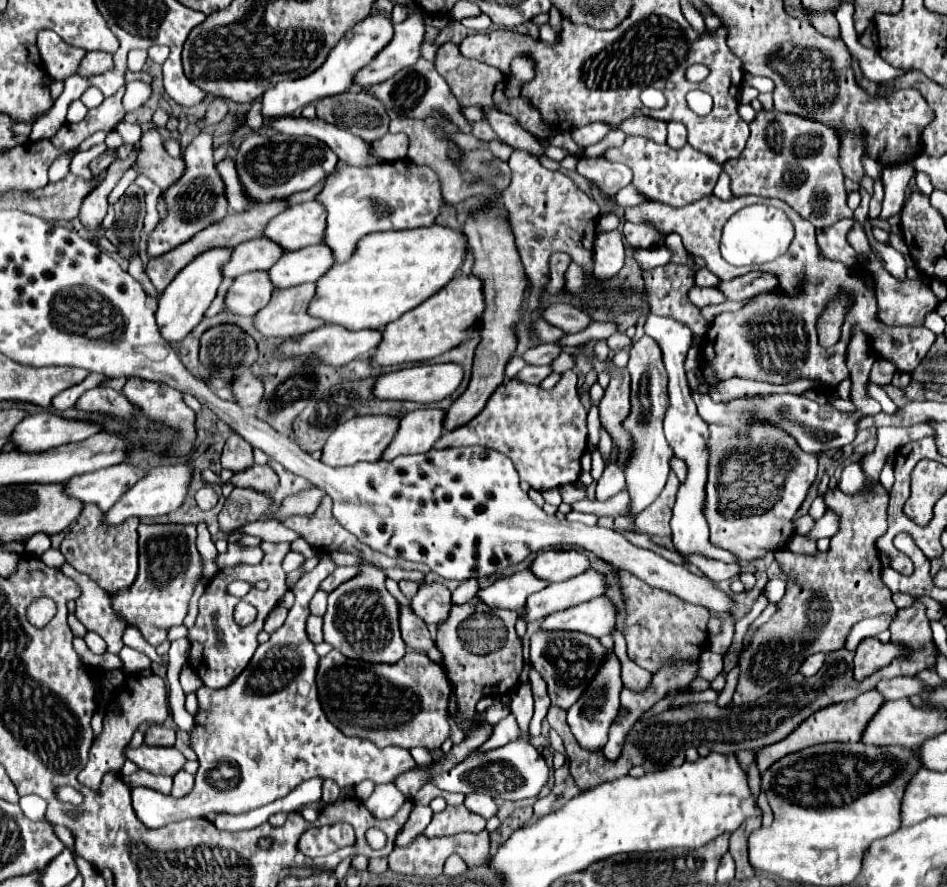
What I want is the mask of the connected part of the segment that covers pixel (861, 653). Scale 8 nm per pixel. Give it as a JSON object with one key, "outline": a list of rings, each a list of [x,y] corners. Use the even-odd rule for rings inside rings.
{"outline":[[[877,637],[863,639],[855,653],[855,679],[863,681],[873,671],[889,665],[897,655],[901,655],[901,647],[893,643],[881,643]]]}

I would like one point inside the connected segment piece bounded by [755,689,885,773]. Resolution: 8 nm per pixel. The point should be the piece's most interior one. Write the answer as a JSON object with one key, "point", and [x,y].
{"point":[843,722]}

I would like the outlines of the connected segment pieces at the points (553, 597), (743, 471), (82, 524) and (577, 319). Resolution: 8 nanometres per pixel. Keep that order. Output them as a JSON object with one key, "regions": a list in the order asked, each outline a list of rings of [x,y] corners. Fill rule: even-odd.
{"regions":[[[[585,571],[561,583],[549,583],[545,589],[529,595],[523,607],[523,617],[527,623],[537,621],[551,613],[575,607],[597,595],[603,595],[603,591],[605,591],[603,577],[595,571]]],[[[709,425],[711,429],[711,465],[709,465],[709,485],[707,485],[707,523],[711,529],[709,541],[721,549],[735,553],[739,559],[757,561],[767,553],[783,549],[785,543],[795,535],[793,519],[799,507],[803,505],[809,487],[817,477],[817,455],[809,455],[775,427],[753,427],[751,435],[739,437],[727,427]]],[[[85,505],[77,523],[69,527],[63,543],[61,553],[65,555],[67,563],[75,567],[79,573],[89,575],[107,595],[115,597],[121,589],[129,589],[137,579],[137,525],[139,519],[127,519],[117,527],[101,527],[101,515],[93,505]]],[[[557,303],[557,305],[549,305],[549,307],[541,309],[541,317],[547,323],[551,323],[553,327],[563,329],[565,333],[583,331],[593,321],[590,315],[585,315],[577,307],[565,305],[565,303]]]]}

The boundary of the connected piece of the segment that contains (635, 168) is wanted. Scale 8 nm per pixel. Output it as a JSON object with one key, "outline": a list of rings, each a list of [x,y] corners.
{"outline":[[[627,135],[625,143],[621,147],[609,149],[605,157],[609,161],[619,161],[633,171],[633,185],[641,195],[645,195],[649,201],[659,201],[669,207],[685,207],[693,201],[709,197],[721,173],[721,165],[713,157],[689,145],[673,149],[669,145],[659,145],[651,139],[635,135]]]}

